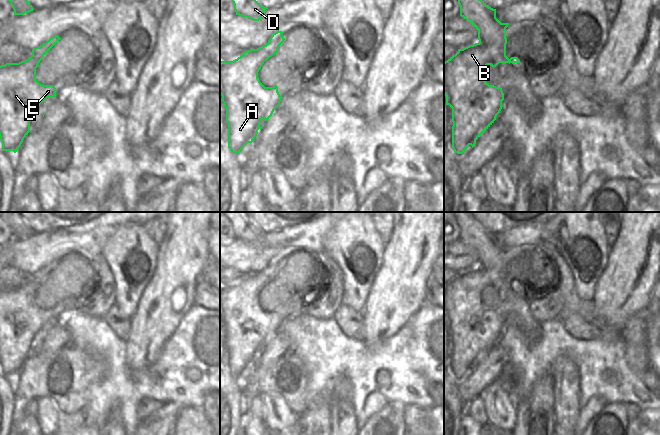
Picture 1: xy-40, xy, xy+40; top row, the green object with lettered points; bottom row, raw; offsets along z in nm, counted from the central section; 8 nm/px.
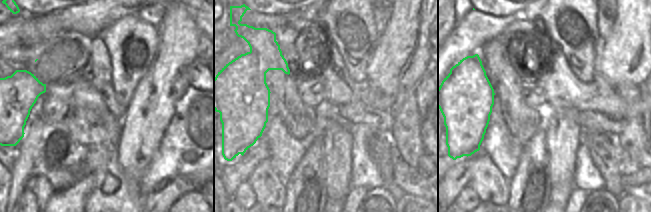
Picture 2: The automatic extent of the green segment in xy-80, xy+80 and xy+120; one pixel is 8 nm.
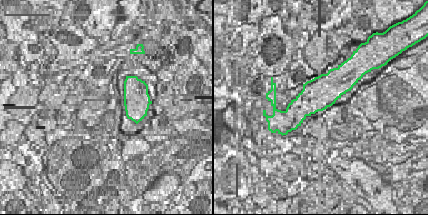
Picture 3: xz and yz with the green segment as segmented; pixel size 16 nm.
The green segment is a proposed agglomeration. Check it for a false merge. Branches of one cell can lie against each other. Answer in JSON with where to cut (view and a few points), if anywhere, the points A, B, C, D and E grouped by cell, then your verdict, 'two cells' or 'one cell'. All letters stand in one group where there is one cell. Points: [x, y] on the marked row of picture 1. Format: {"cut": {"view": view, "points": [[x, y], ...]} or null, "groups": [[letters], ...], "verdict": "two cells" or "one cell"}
{"cut": {"view": "xy+40", "points": [[506, 40], [497, 40], [492, 44], [481, 44], [479, 42]]}, "groups": [["A", "B", "C", "E"], ["D"]], "verdict": "two cells"}

